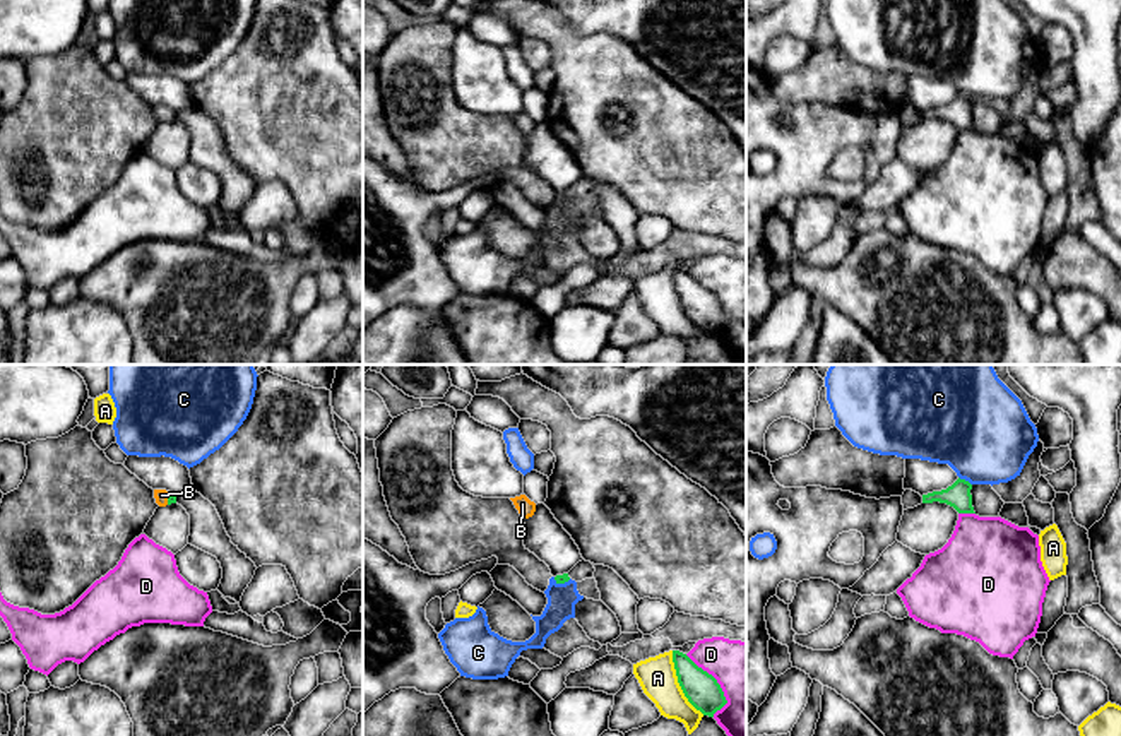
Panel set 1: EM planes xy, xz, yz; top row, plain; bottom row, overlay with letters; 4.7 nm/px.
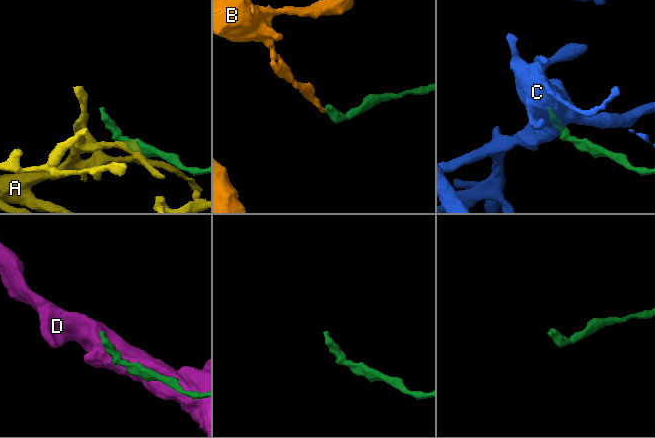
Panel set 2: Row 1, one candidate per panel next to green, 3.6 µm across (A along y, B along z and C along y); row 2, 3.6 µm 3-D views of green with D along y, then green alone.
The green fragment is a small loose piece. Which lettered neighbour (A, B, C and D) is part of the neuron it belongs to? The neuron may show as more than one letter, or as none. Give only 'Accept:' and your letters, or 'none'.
Accept: B

